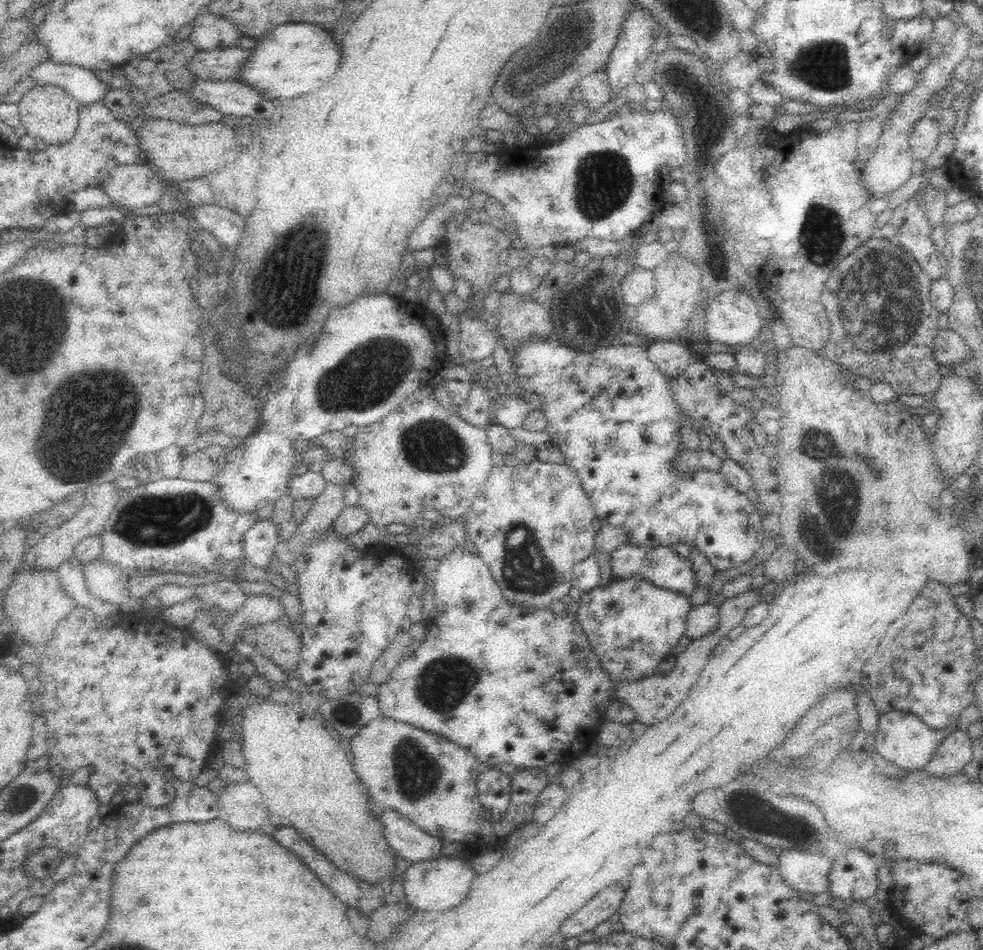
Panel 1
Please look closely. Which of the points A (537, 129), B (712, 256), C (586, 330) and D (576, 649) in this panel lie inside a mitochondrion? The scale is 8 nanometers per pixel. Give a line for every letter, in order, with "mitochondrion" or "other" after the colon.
A: other
B: mitochondrion
C: mitochondrion
D: other

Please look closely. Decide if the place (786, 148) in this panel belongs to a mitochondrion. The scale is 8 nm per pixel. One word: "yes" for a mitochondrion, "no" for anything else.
no

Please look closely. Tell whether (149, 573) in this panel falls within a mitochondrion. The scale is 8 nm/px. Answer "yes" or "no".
no

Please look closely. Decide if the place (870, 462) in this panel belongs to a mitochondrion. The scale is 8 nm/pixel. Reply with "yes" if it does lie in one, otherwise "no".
yes

